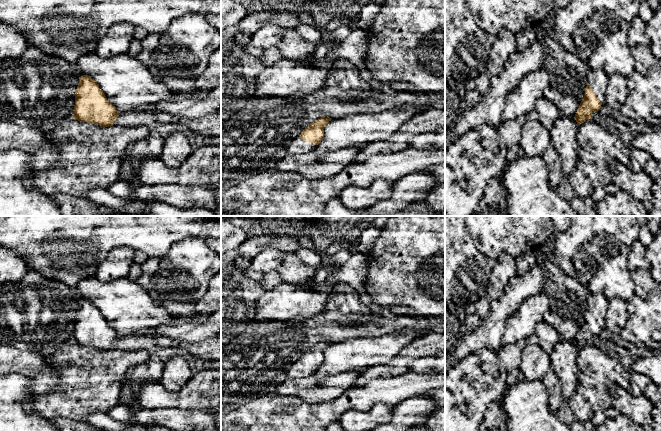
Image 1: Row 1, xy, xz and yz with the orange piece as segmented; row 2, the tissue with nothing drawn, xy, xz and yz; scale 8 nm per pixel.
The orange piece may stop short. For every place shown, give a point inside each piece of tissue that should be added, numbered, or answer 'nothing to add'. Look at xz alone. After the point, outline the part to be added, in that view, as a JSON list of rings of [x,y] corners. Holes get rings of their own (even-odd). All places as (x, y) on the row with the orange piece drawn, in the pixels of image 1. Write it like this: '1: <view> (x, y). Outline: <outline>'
1: xz (297, 145). Outline: [[[299,136],[291,140],[290,145],[288,146],[287,152],[288,154],[294,154],[294,153],[305,153],[313,151],[315,148],[315,145],[306,142],[302,140]]]

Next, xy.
nothing to add

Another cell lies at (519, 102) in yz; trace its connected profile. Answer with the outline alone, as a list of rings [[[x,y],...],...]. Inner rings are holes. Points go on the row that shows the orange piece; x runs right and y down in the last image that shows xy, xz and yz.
[[[544,66],[525,75],[519,85],[507,94],[503,120],[516,120],[534,111],[537,100],[544,97],[549,84],[550,74]]]

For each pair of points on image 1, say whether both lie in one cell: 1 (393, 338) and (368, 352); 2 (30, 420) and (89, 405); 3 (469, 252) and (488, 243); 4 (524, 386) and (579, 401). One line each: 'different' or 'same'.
1: same
2: different
3: different
4: different

